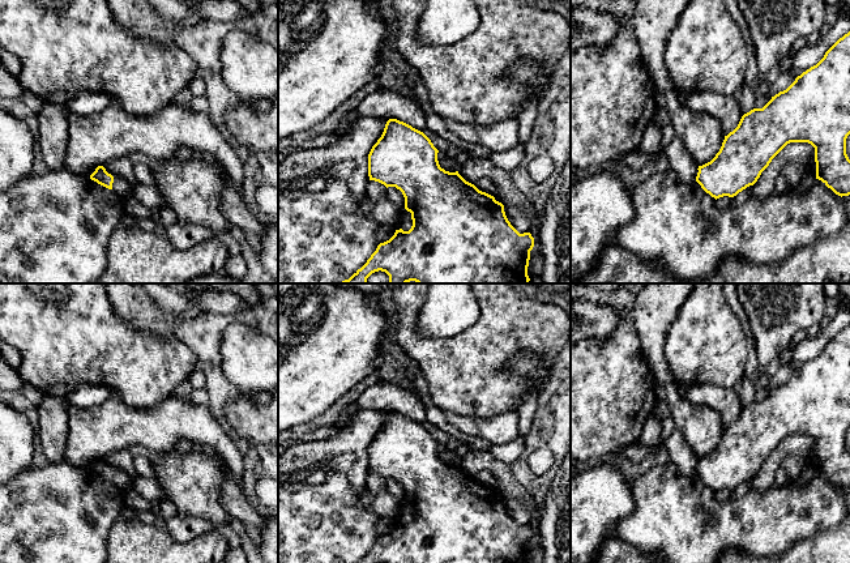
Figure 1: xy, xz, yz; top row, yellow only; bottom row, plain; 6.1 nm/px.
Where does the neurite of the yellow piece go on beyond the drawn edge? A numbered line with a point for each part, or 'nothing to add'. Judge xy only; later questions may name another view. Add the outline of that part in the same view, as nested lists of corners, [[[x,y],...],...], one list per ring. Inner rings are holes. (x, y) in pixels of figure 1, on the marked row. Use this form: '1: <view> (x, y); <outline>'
1: xy (123, 188); [[[114,176],[112,191],[124,200],[131,196],[131,184],[119,176]]]

